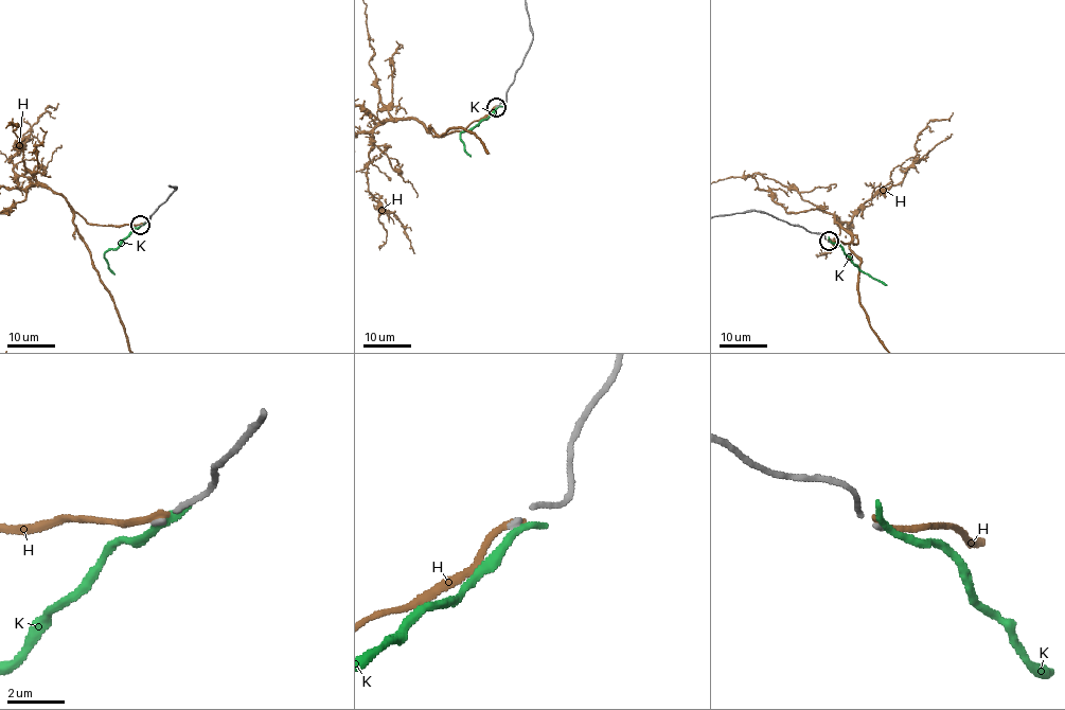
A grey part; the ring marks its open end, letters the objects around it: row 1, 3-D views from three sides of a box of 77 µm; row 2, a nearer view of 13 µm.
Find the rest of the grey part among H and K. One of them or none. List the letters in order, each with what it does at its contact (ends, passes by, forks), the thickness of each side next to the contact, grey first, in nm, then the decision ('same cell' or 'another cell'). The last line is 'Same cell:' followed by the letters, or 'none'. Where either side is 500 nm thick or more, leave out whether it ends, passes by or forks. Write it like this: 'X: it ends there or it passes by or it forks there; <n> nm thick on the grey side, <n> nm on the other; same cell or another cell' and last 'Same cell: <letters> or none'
H: it ends there; 160 nm thick on the grey side, 280 nm on the other; another cell
K: it passes by; 160 nm thick on the grey side, 240 nm on the other; another cell
Same cell: none

